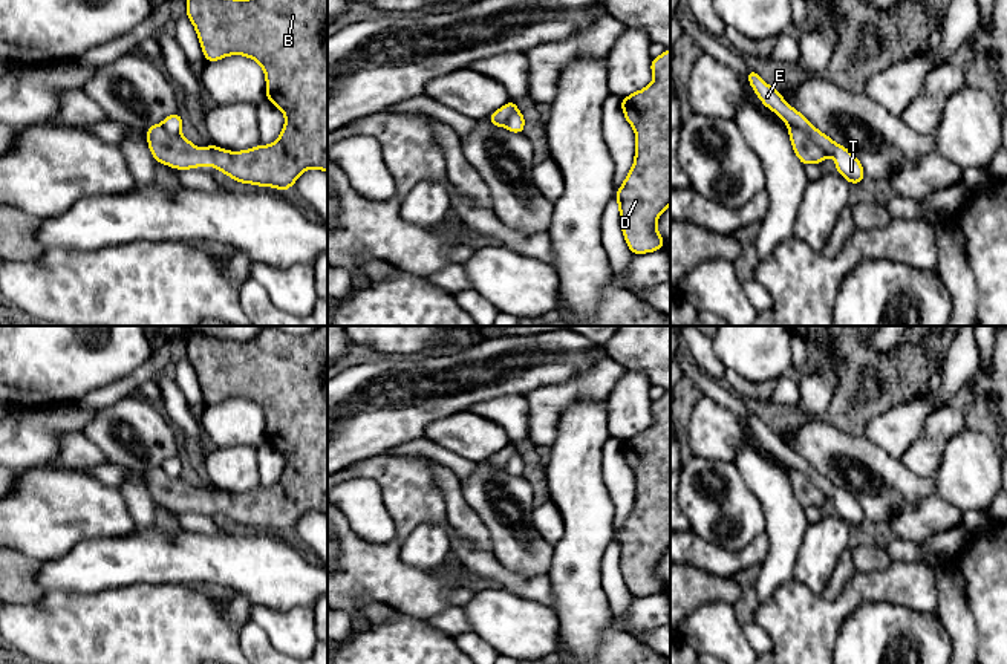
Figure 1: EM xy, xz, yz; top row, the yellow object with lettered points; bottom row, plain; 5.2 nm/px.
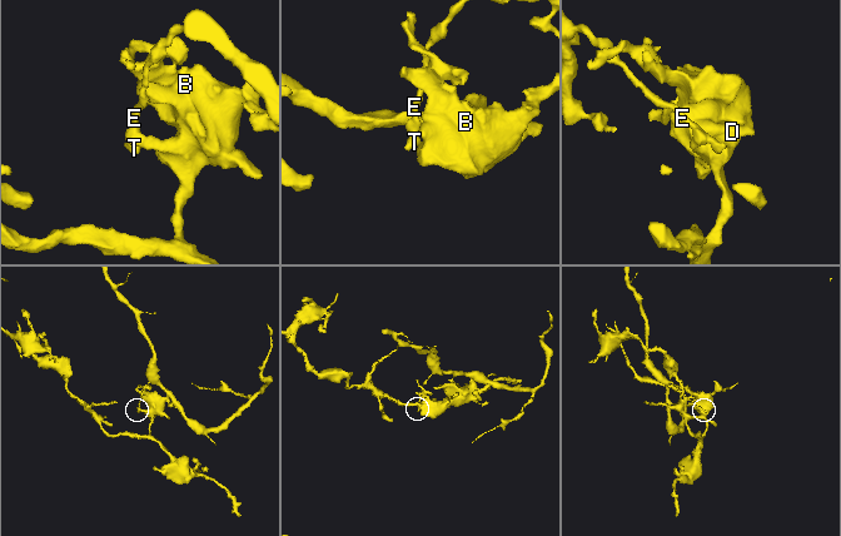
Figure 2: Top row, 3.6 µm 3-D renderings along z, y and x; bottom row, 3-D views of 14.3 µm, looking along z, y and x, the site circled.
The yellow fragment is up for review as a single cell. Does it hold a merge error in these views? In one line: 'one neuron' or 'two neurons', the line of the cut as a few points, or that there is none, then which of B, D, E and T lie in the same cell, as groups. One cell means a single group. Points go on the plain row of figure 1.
two neurons; cut in yz along (790, 468), (804, 473), (827, 498); B D / E T

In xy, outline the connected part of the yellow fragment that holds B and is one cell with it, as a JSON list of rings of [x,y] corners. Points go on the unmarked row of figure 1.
[[[266,326],[253,341],[214,338],[191,330],[187,360],[191,363],[205,404],[228,398],[256,402],[266,421],[266,442],[285,456],[285,470],[275,485],[243,494],[208,488],[196,490],[181,477],[170,477],[162,467],[147,471],[148,491],[158,506],[176,513],[208,508],[231,522],[286,534],[309,511],[328,516],[328,326],[308,335],[283,334]]]

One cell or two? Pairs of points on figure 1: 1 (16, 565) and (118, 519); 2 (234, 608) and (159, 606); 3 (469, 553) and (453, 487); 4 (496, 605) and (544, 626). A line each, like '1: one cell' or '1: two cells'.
1: two cells
2: two cells
3: two cells
4: one cell

